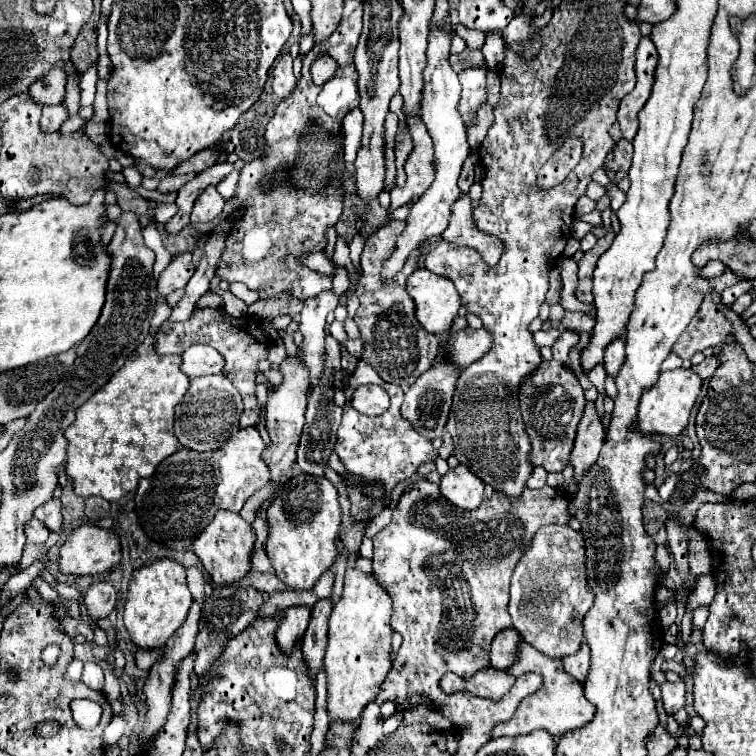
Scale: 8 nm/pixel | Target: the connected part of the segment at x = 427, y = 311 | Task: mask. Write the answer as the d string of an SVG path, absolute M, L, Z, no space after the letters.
M427 268L415 270L407 280L407 292L415 300L417 320L431 334L445 334L461 306L455 284Z

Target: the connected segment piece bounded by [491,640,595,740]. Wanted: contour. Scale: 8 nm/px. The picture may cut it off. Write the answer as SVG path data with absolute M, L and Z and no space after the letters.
M525 640L519 642L517 646L517 660L507 668L507 672L511 676L521 676L525 672L535 672L539 676L543 676L543 686L541 690L537 690L535 694L527 696L521 700L521 704L517 706L513 718L509 722L501 722L495 724L491 730L491 740L501 738L501 736L519 736L519 734L531 734L533 730L545 728L549 734L565 734L569 730L581 728L585 726L593 714L595 714L595 706L591 702L587 702L587 698L583 696L583 686L563 670L563 664L559 658L551 658L551 656L543 656L543 652L539 652L535 646L527 644Z

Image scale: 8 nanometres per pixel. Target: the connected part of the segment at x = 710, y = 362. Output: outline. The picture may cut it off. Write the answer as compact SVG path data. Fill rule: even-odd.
M713 354L713 356L707 356L699 366L691 366L691 370L695 370L701 378L711 378L711 374L713 374L717 368L719 368L719 360L717 360L715 354Z

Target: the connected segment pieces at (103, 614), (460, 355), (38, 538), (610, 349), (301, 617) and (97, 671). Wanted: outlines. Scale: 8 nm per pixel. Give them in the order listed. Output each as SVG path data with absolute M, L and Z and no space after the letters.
M93 582L85 594L85 606L93 620L107 618L117 604L117 592L109 582Z
M473 330L457 332L445 346L447 356L461 368L467 368L475 360L479 360L493 344L491 334L475 334Z
M31 518L31 520L25 524L25 534L27 534L27 542L43 544L43 542L47 542L47 538L49 538L49 528L47 528L45 524L41 524L39 520Z
M619 336L605 348L605 370L615 378L623 360L625 360L625 346L627 346L627 336Z
M295 606L277 610L275 618L279 618L279 632L277 632L277 644L283 648L283 652L291 652L295 642L303 636L307 624L309 624L311 608L309 606Z
M85 662L85 668L83 668L83 678L81 678L89 688L93 690L103 690L103 670L97 662Z

